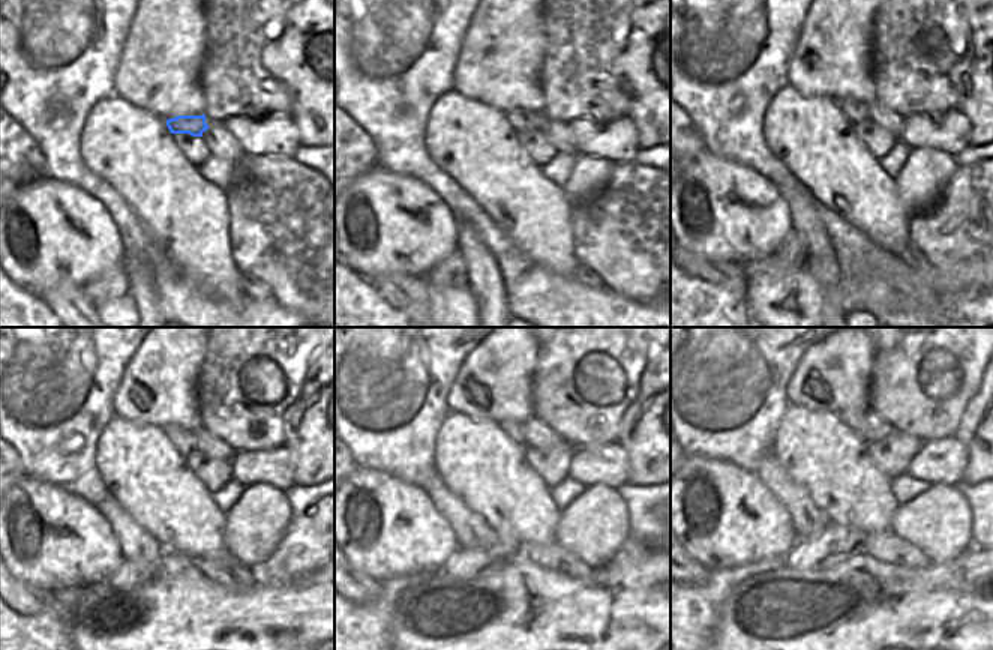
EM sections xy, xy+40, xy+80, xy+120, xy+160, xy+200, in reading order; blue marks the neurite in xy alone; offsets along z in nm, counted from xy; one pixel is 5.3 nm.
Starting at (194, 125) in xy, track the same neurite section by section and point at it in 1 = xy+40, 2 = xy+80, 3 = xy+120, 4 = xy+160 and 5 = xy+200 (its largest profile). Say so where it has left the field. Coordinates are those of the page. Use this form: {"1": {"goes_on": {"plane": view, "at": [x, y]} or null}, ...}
{"1": {"goes_on": {"plane": "xy+40", "at": [519, 119]}}, "2": {"goes_on": {"plane": "xy+80", "at": [855, 111]}}, "3": {"goes_on": {"plane": "xy+120", "at": [182, 440]}}, "4": {"goes_on": {"plane": "xy+160", "at": [513, 430]}}, "5": {"goes_on": {"plane": "xy+200", "at": [854, 418]}}}

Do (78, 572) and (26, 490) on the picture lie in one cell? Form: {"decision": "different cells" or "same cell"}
{"decision": "same cell"}

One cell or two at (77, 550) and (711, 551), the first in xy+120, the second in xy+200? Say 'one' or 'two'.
one

